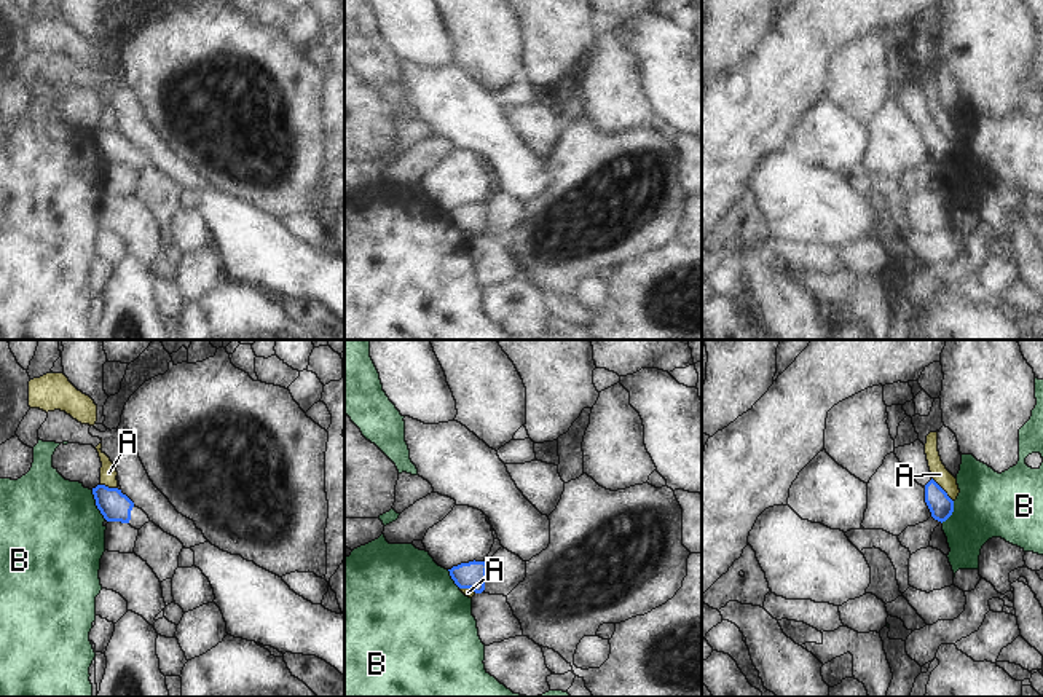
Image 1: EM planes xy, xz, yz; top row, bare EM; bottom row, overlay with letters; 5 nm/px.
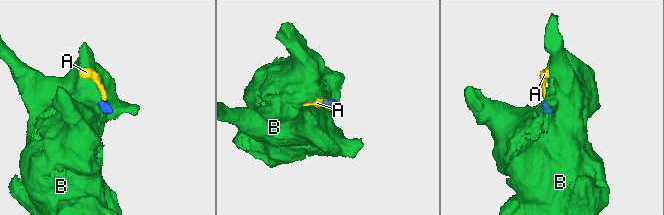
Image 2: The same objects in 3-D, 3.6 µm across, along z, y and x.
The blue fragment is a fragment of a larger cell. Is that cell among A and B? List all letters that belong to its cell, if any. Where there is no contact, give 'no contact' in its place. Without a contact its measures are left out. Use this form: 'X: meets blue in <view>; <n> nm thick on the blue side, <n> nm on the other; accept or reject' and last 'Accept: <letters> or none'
A: meets blue in yz; 120 nm thick on the blue side, 90 nm on the other; reject
B: meets blue in xy; 150 nm thick on the blue side, 500 nm on the other; reject
Accept: none

